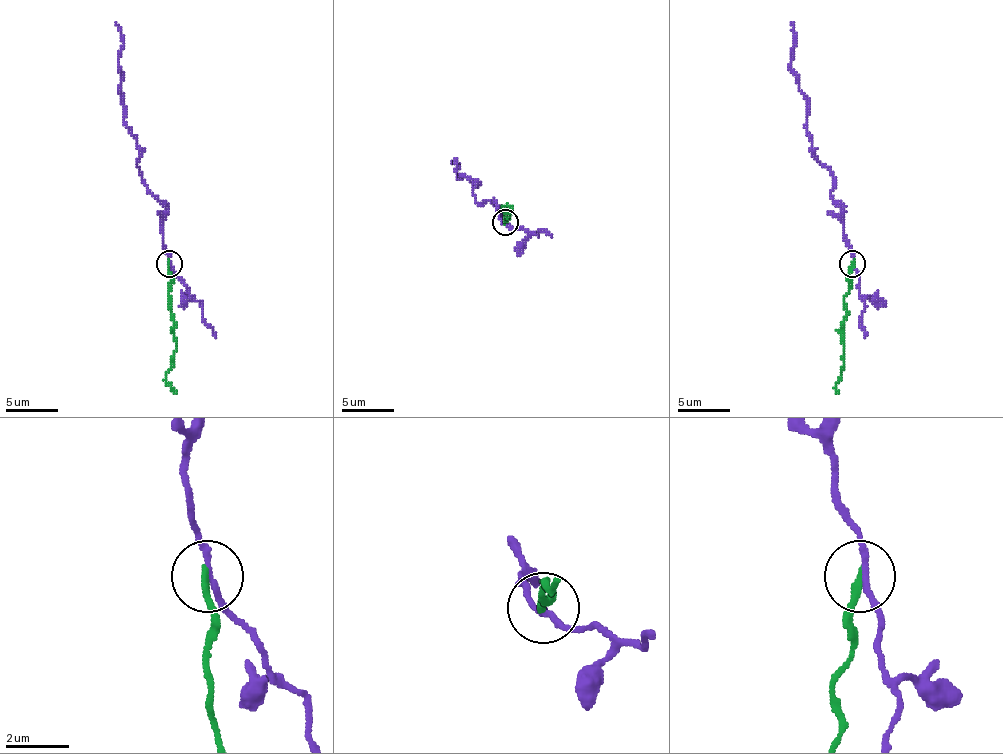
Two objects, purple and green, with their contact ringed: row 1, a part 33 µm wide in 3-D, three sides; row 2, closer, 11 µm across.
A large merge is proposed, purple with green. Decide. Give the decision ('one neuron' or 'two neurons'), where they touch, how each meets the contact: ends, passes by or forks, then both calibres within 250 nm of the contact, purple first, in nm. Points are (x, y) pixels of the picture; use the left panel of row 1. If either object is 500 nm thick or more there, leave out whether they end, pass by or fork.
two neurons | (169, 263) | purple passes by | green ends | 180/240 nm

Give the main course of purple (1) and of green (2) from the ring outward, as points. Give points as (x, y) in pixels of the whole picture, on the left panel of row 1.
1: (168, 264), (163, 232), (166, 206), (142, 180), (137, 138), (123, 119), (118, 67), (123, 35), (116, 22)
2: (168, 264), (171, 290), (168, 298), (176, 351), (166, 380), (176, 393)

